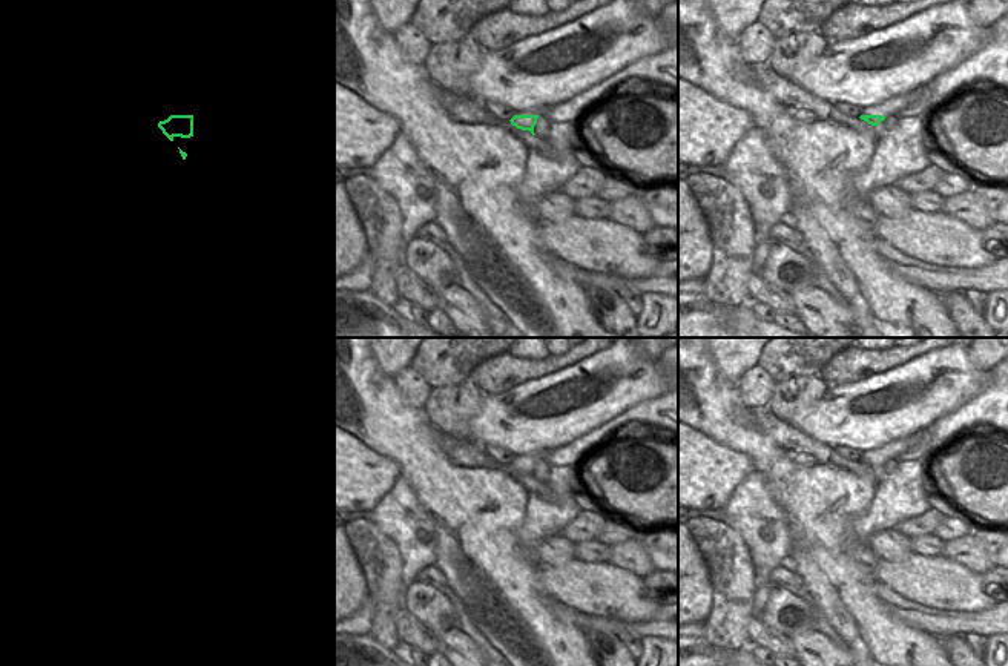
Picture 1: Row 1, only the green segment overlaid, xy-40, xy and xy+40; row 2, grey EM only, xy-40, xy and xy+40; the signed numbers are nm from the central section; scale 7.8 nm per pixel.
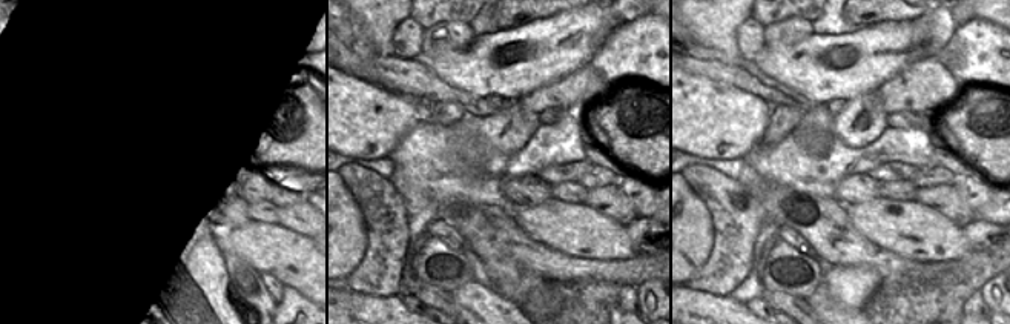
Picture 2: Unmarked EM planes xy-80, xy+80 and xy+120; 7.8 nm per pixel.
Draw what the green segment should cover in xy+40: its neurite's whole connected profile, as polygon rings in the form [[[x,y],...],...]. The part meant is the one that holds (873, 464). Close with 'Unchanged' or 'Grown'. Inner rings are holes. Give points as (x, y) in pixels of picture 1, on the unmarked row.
[[[861,459],[859,462],[875,471],[876,482],[881,482],[884,477],[891,476],[899,465],[899,462],[896,462],[894,459],[890,459],[888,462],[882,459]]]. Grown

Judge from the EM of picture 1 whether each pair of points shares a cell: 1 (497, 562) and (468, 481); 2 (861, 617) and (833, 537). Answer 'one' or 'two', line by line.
1: one
2: one

